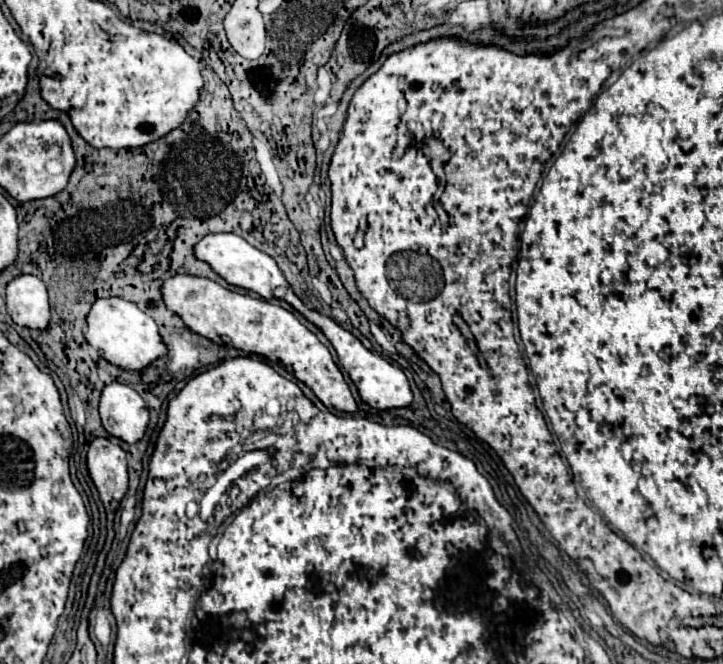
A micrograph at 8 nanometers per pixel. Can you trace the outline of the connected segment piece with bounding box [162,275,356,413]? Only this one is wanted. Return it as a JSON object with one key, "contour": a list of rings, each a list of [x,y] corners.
{"contour":[[[174,275],[166,279],[162,283],[162,299],[172,313],[182,317],[184,325],[192,333],[198,333],[214,343],[242,349],[246,353],[256,353],[268,361],[288,365],[294,369],[294,377],[306,383],[326,407],[346,413],[356,411],[356,401],[340,369],[332,361],[330,351],[284,307],[228,291],[210,279],[194,275]]]}

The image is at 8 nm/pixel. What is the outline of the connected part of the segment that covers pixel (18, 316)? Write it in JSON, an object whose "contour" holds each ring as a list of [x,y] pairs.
{"contour":[[[18,275],[6,285],[6,307],[20,327],[46,329],[50,319],[48,293],[36,275]]]}

